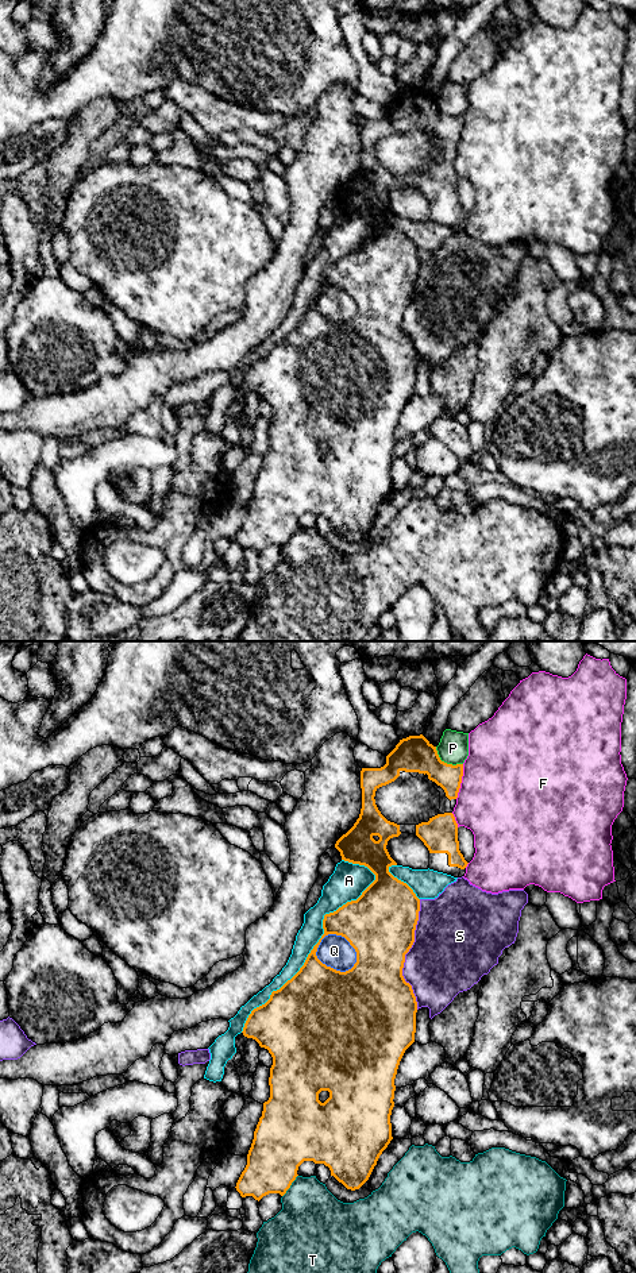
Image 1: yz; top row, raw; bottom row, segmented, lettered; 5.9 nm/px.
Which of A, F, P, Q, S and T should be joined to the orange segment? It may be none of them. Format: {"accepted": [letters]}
{"accepted": []}

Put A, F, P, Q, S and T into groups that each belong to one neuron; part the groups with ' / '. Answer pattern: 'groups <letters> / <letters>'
groups A / F / P / Q / S / T

